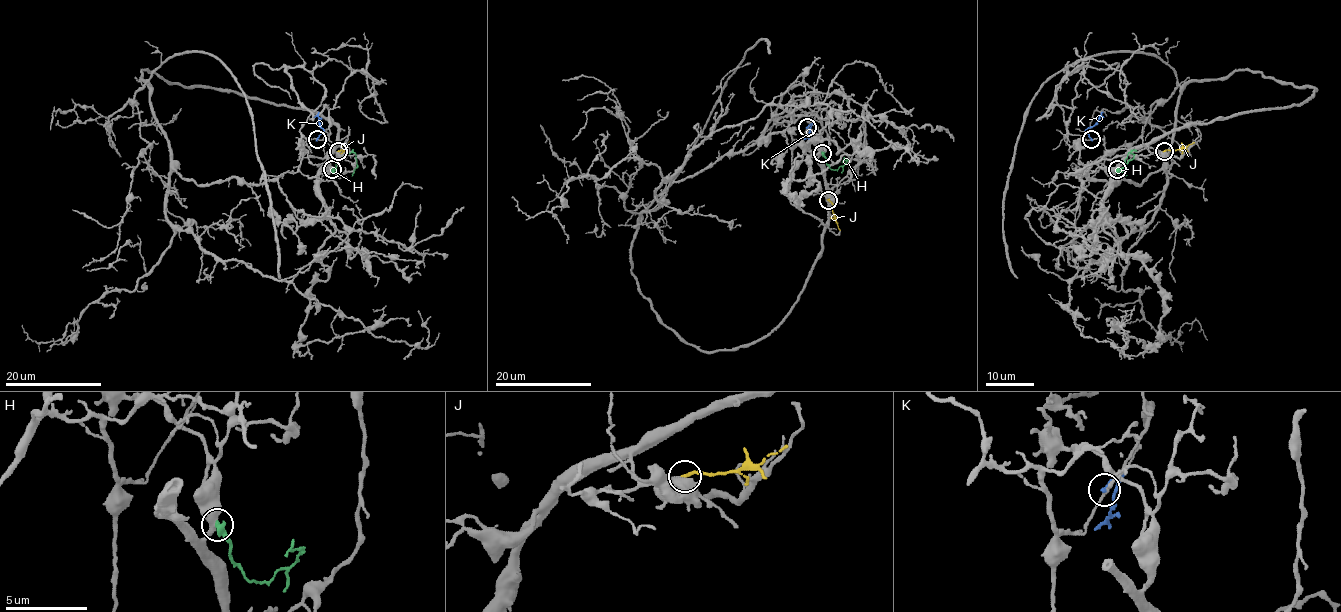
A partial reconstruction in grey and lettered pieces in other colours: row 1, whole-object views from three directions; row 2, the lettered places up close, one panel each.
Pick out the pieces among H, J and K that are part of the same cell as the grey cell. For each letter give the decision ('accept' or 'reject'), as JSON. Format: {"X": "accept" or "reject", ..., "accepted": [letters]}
{"H": "reject", "J": "reject", "K": "accept", "accepted": ["K"]}

